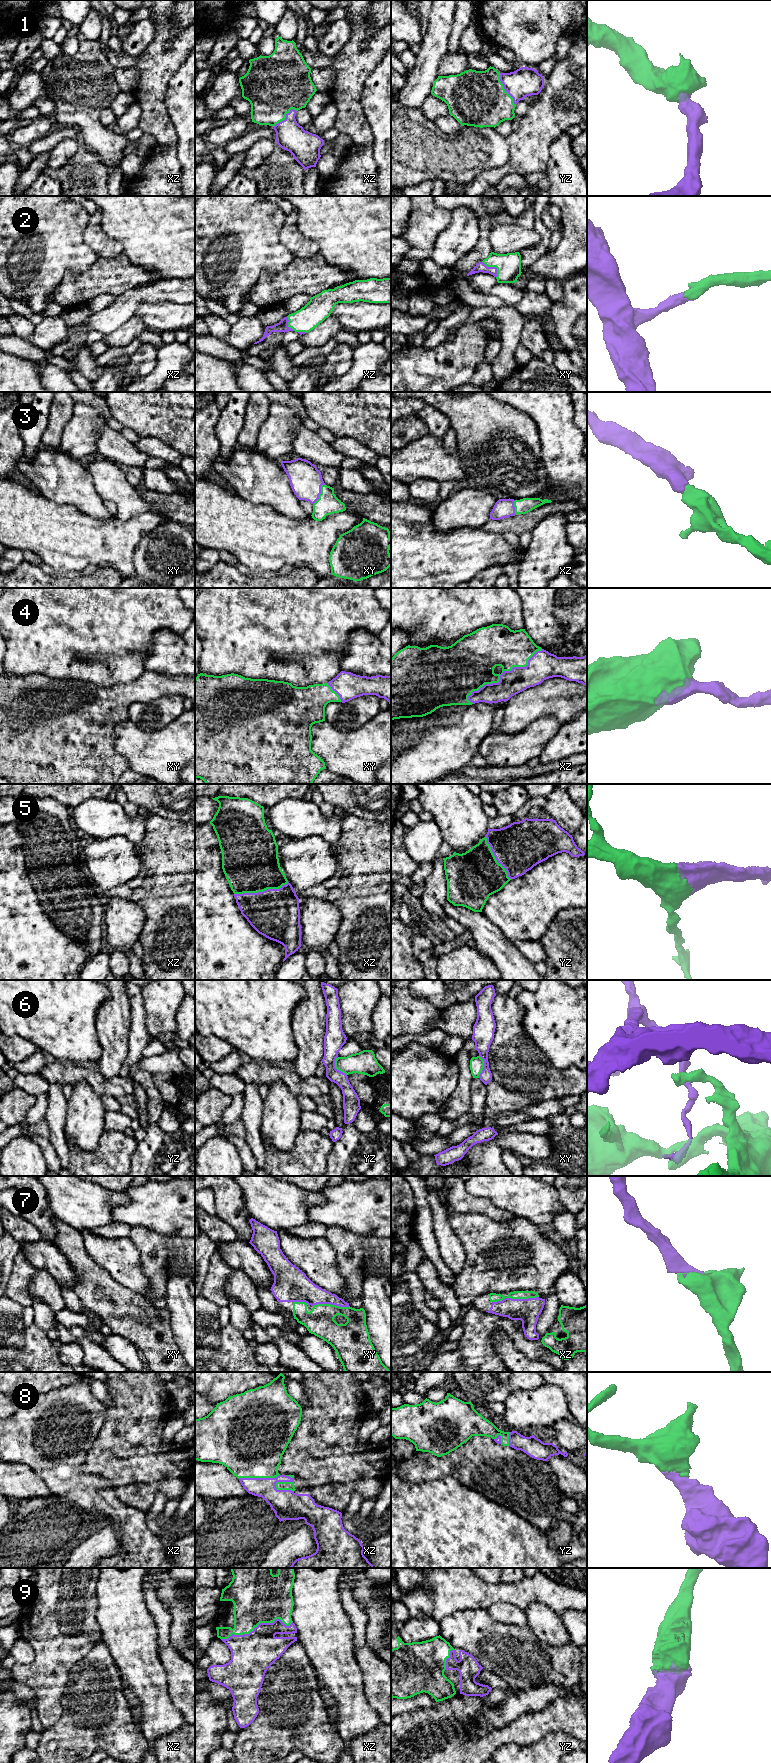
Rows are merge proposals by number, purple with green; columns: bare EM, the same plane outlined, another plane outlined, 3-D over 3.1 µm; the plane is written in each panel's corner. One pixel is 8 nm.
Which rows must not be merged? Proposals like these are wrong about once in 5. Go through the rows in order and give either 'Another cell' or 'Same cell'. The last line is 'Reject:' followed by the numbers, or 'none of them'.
1: Same cell
2: Same cell
3: Same cell
4: Same cell
5: Same cell
6: Another cell
7: Same cell
8: Same cell
9: Same cell
Reject: 6

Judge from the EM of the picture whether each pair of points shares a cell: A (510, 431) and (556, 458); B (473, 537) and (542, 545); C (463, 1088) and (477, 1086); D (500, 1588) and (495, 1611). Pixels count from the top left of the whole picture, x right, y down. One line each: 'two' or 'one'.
A: two
B: two
C: two
D: two

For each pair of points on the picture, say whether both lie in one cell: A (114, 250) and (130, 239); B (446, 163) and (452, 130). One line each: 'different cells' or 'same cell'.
A: different cells
B: different cells

